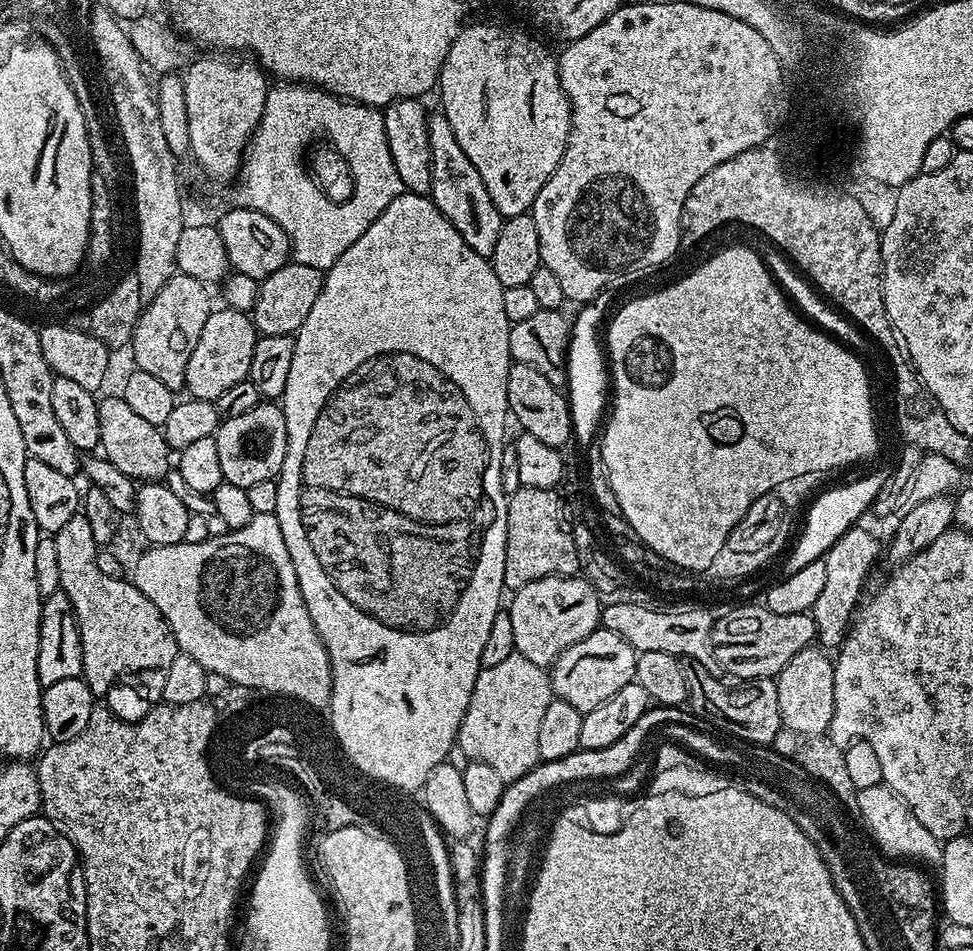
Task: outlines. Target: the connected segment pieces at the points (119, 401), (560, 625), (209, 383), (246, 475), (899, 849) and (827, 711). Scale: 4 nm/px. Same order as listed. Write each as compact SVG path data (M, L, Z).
M123 395L108 396L98 403L98 422L102 426L100 448L105 460L122 470L137 482L160 482L168 472L170 449L163 431L157 425L145 422L135 410L124 401Z
M583 575L547 576L511 593L512 605L507 605L514 629L514 646L524 658L547 669L574 642L582 642L595 628L601 627L602 596Z
M227 306L213 310L210 318L206 318L206 326L202 326L202 338L198 338L198 346L194 346L190 362L186 362L184 388L187 395L194 400L216 402L226 390L247 380L250 358L254 358L257 335L256 325L253 324L249 313L239 312Z
M259 402L253 409L238 417L221 419L216 429L216 445L218 446L218 463L222 466L225 484L233 484L239 488L254 486L254 482L276 480L282 470L282 462L286 462L286 414L283 407L276 402Z
M887 784L856 789L854 812L864 819L863 827L867 835L885 856L903 858L908 862L939 861L942 855L942 841L930 834L930 830L926 830L926 826L922 826L918 818L914 818L910 806L906 806L906 802L902 802L902 798L898 798L898 794L894 794L894 790L890 790Z
M809 646L798 650L786 666L774 678L778 686L778 710L780 711L780 722L783 727L790 730L798 730L798 734L810 734L811 736L822 736L827 733L830 726L830 718L834 714L834 660L825 649L819 646Z

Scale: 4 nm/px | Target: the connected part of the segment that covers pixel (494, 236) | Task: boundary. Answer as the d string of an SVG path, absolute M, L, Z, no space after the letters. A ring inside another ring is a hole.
M436 110L429 115L428 137L432 155L432 201L452 223L454 230L462 234L466 246L470 246L474 254L491 258L494 245L498 243L498 230L502 230L505 217L501 216L498 206L494 206L490 194L486 194L486 182L482 182L478 170L474 170L474 162L470 162L462 146L458 146L458 138L454 138L454 129L450 127L443 111Z

